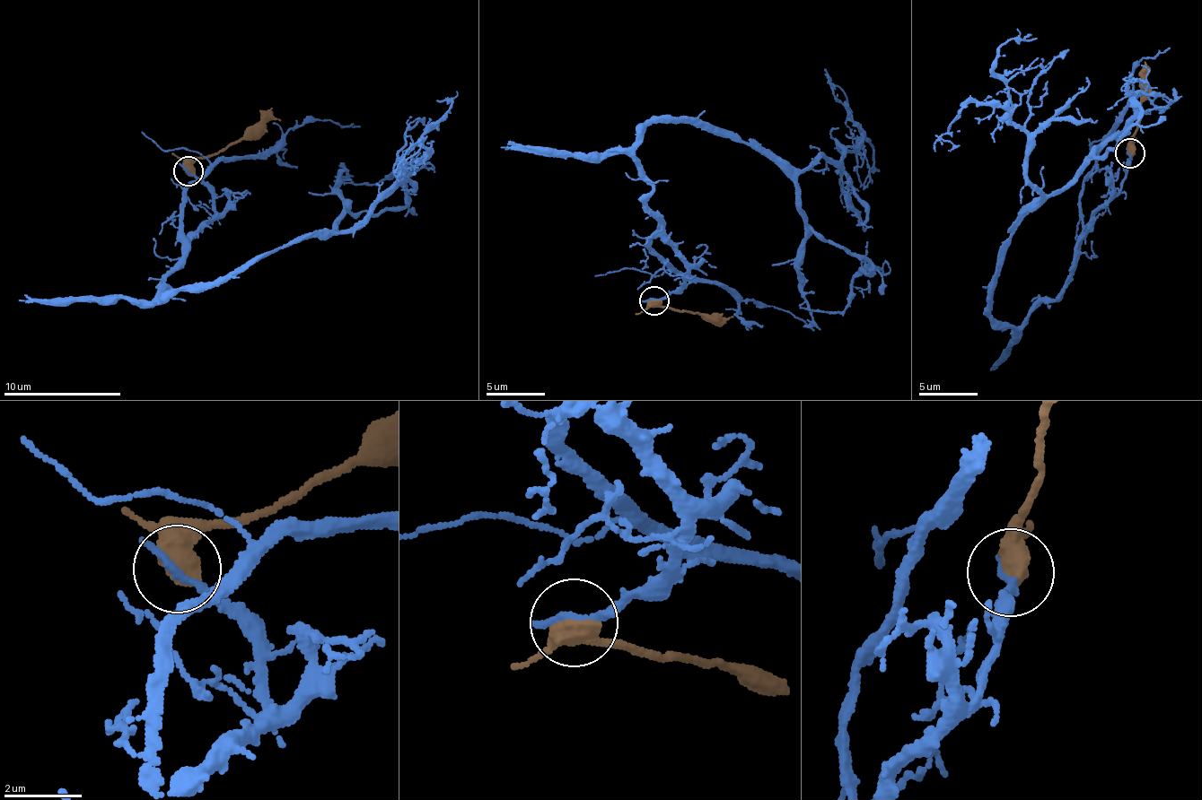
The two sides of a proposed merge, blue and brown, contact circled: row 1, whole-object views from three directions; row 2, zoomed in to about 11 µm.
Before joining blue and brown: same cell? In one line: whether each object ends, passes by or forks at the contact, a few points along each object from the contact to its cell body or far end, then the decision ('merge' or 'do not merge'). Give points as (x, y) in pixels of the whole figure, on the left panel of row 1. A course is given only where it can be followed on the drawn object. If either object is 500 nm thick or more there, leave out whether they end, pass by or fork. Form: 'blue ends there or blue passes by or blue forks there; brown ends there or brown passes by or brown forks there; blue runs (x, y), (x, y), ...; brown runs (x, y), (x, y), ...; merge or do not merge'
blue runs (189, 170), (211, 195), (213, 217), (153, 302), (212, 286), (310, 238), (350, 231), (452, 100), (437, 101); brown runs (189, 170), (200, 158), (250, 140), (269, 122), (279, 120); do not merge

